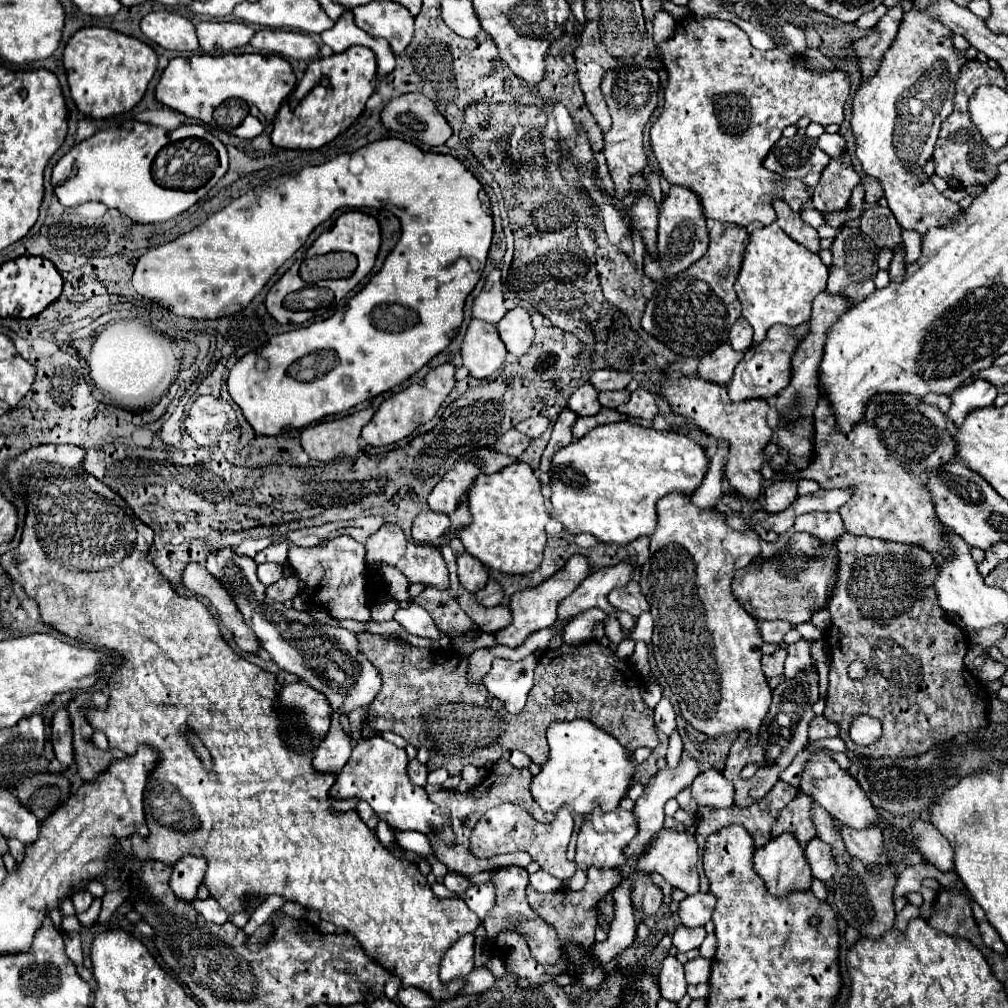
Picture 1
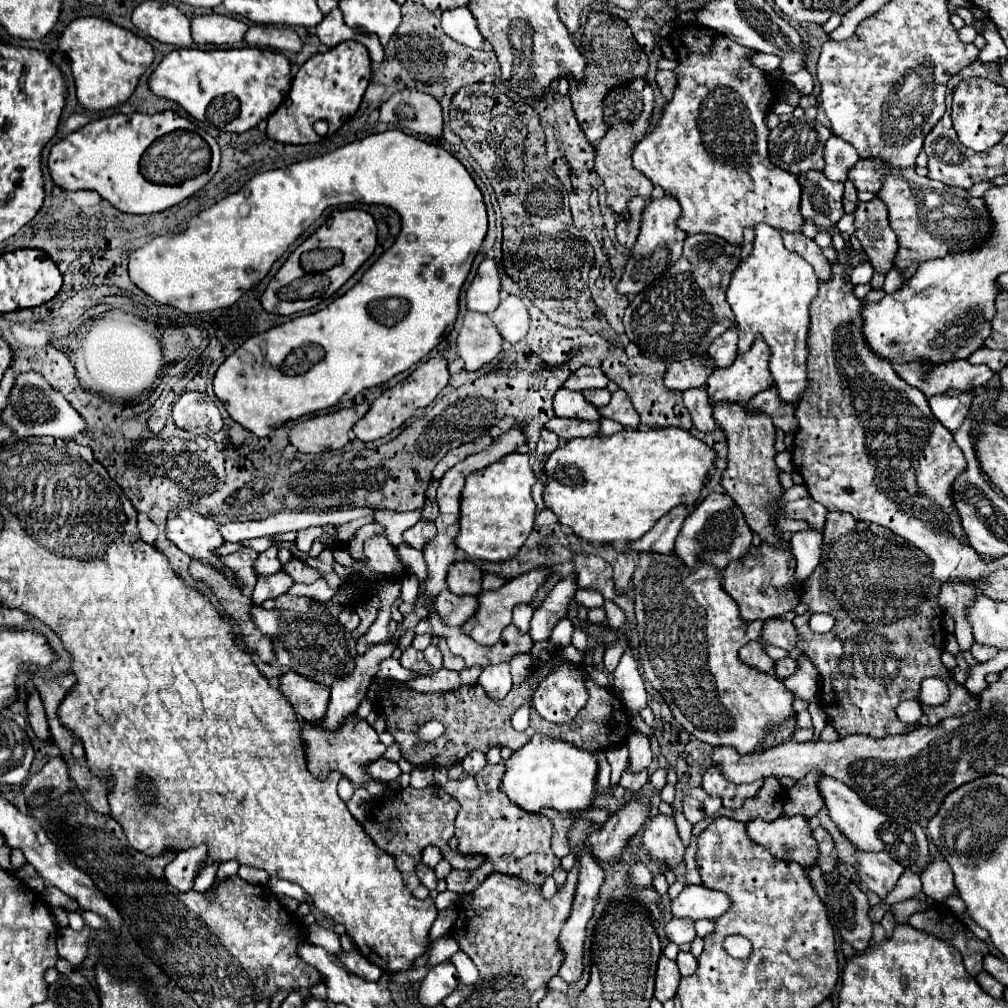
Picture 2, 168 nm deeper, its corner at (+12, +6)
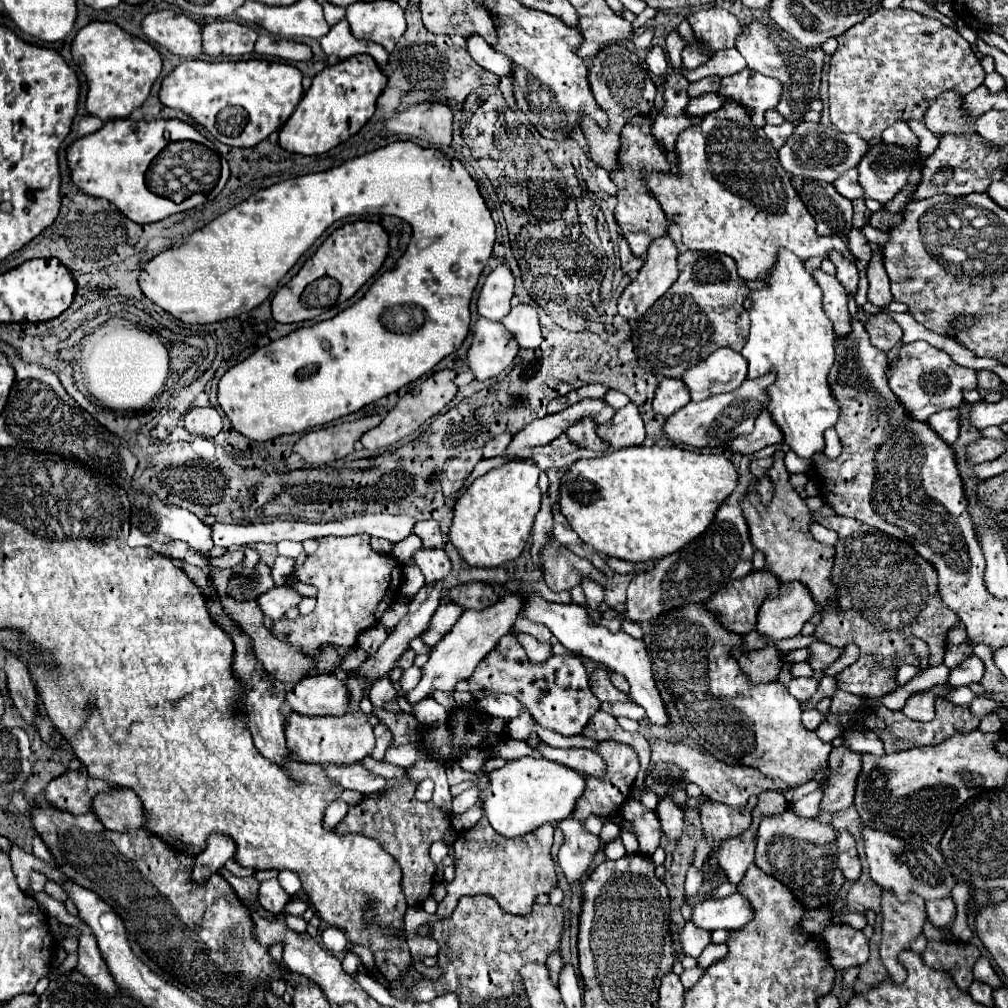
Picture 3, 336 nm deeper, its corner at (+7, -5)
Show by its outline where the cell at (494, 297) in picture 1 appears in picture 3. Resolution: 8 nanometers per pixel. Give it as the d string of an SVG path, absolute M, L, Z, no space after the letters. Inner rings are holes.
M498 265L484 281L478 297L478 313L490 321L502 321L510 313L514 275L508 265Z

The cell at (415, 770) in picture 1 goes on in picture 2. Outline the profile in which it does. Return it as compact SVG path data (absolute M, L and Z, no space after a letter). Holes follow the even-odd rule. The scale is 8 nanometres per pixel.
M377 760L373 762L373 768L369 768L369 772L373 772L373 776L377 776L379 780L385 780L385 782L393 782L395 778L401 776L401 768L397 762L391 762L391 760Z

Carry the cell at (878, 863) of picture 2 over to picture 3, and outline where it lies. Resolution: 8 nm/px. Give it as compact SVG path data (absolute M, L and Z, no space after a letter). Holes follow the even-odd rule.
M882 891L882 943L880 957L894 983L906 979L906 969L898 963L898 953L910 949L910 943L922 933L926 923L924 901L914 895L910 903L898 903L892 891Z

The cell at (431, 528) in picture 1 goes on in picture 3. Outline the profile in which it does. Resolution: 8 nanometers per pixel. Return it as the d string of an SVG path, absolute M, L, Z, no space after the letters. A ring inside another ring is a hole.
M420 549L414 553L414 563L422 569L426 583L438 583L452 571L450 559L442 549Z

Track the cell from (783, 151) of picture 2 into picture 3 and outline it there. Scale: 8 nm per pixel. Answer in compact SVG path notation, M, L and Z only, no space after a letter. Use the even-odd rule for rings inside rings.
M802 121L784 147L780 147L780 163L782 167L792 175L822 179L828 183L834 183L844 171L856 167L862 157L866 155L868 143L858 133L842 133L836 127L824 127L822 123Z

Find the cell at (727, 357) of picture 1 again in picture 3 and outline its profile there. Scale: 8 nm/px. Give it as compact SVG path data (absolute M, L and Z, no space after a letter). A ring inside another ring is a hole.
M664 379L654 393L652 409L664 417L670 417L674 411L678 411L678 407L684 407L688 401L690 393L682 379Z

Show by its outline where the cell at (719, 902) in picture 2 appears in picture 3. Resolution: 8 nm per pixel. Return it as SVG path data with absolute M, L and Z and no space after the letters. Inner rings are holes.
M732 893L722 899L712 897L696 903L692 913L692 923L708 931L716 931L716 929L736 931L742 929L746 923L750 923L752 917L754 917L754 909L750 901L740 893Z

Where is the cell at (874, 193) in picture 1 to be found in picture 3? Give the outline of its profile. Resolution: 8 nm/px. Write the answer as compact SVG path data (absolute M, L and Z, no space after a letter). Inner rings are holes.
M874 145L868 155L858 165L860 185L864 189L866 199L876 199L882 205L894 199L908 185L910 169L922 161L918 147L910 153L900 145Z

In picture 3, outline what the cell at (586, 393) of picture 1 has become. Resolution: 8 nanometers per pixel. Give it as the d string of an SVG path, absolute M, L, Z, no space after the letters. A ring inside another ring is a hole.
M582 419L582 423L570 427L566 431L568 439L578 445L578 447L586 447L586 449L592 449L592 451L608 451L608 445L606 441L598 441L598 435L596 435L596 425L590 423L590 419Z

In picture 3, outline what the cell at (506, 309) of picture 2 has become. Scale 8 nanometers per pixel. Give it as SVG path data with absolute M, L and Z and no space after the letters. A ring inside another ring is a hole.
M516 305L502 319L502 325L514 335L522 349L536 349L542 343L538 313L532 305Z

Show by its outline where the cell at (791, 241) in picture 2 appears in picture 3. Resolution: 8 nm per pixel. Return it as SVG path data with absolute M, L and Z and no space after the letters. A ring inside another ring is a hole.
M820 269L816 271L814 279L816 279L816 283L820 285L820 289L824 293L824 311L830 317L830 321L834 323L834 335L836 335L836 339L846 337L852 331L846 289L838 283L836 277L826 275Z

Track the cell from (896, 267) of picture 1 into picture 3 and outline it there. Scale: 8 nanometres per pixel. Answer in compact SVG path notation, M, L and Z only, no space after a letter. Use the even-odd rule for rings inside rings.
M876 313L872 319L868 319L866 331L870 335L872 345L884 353L888 353L902 339L900 325L892 317L888 317L886 313Z

